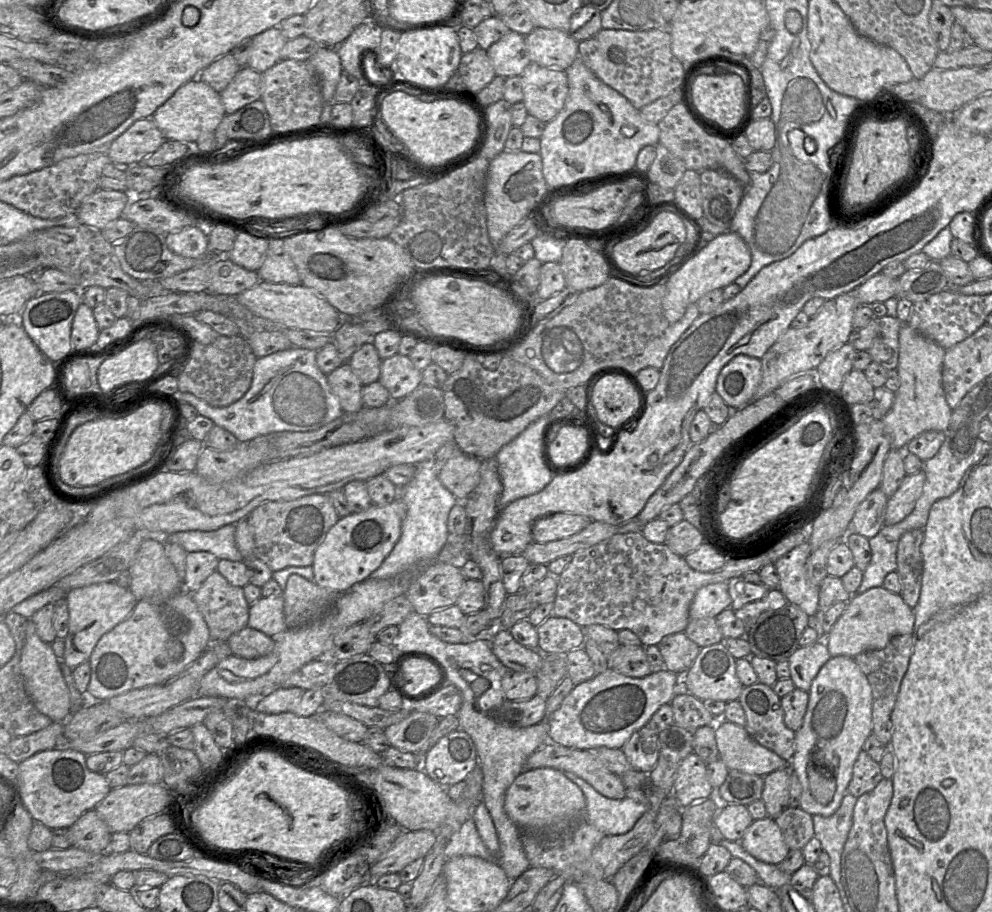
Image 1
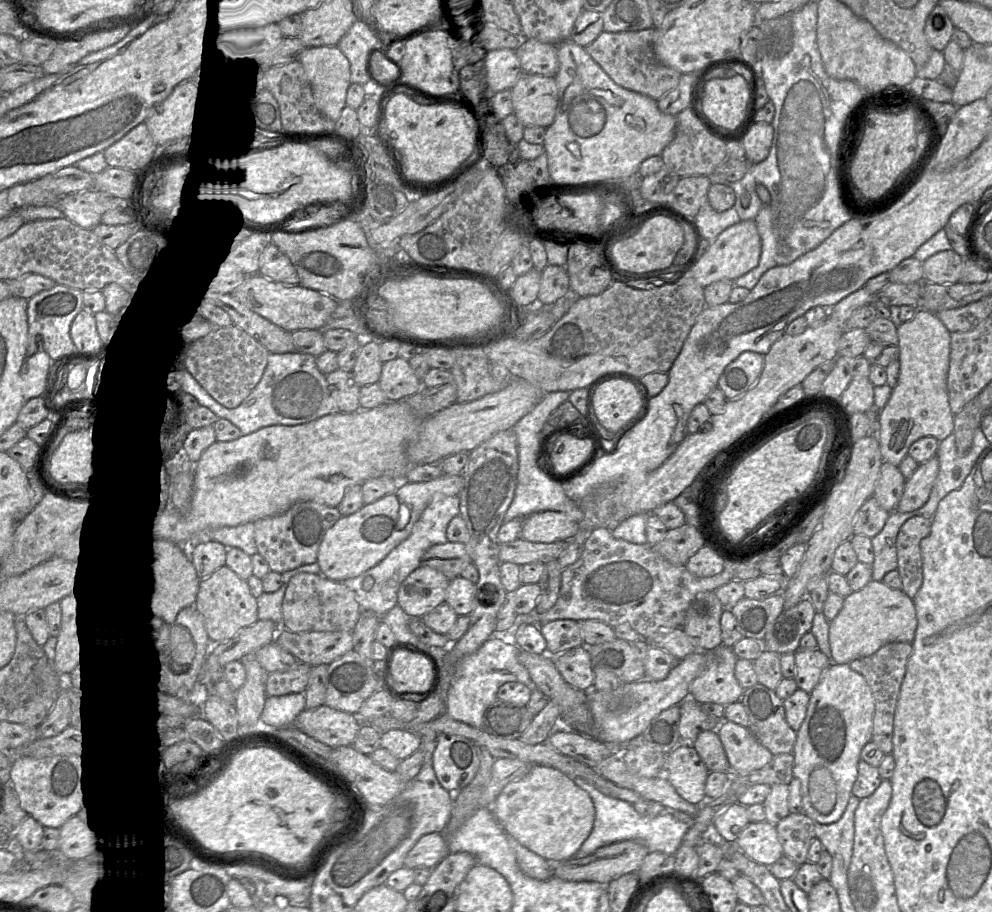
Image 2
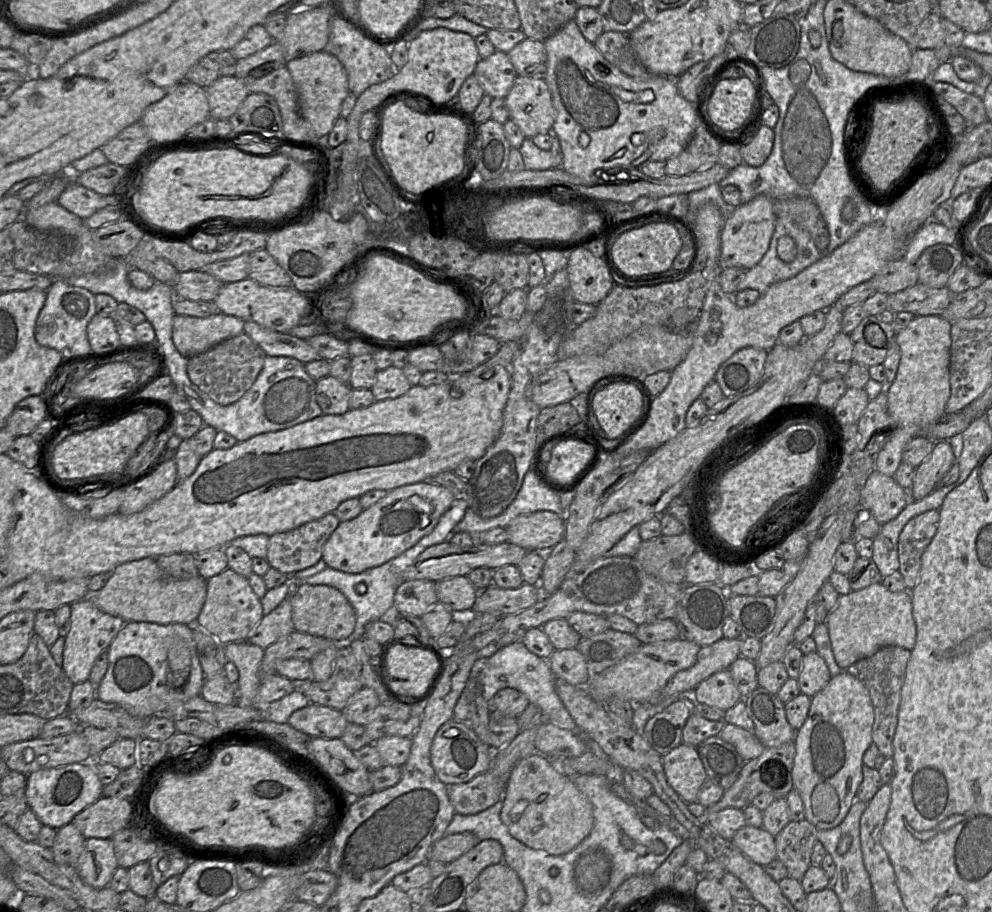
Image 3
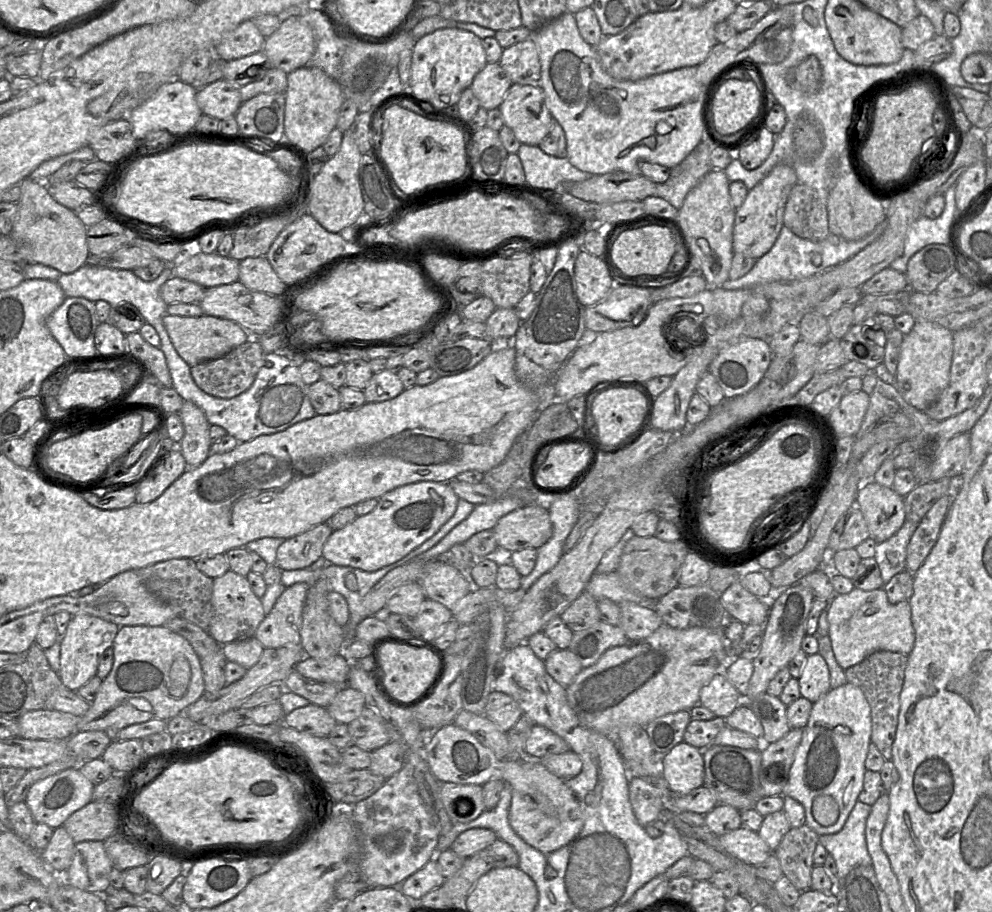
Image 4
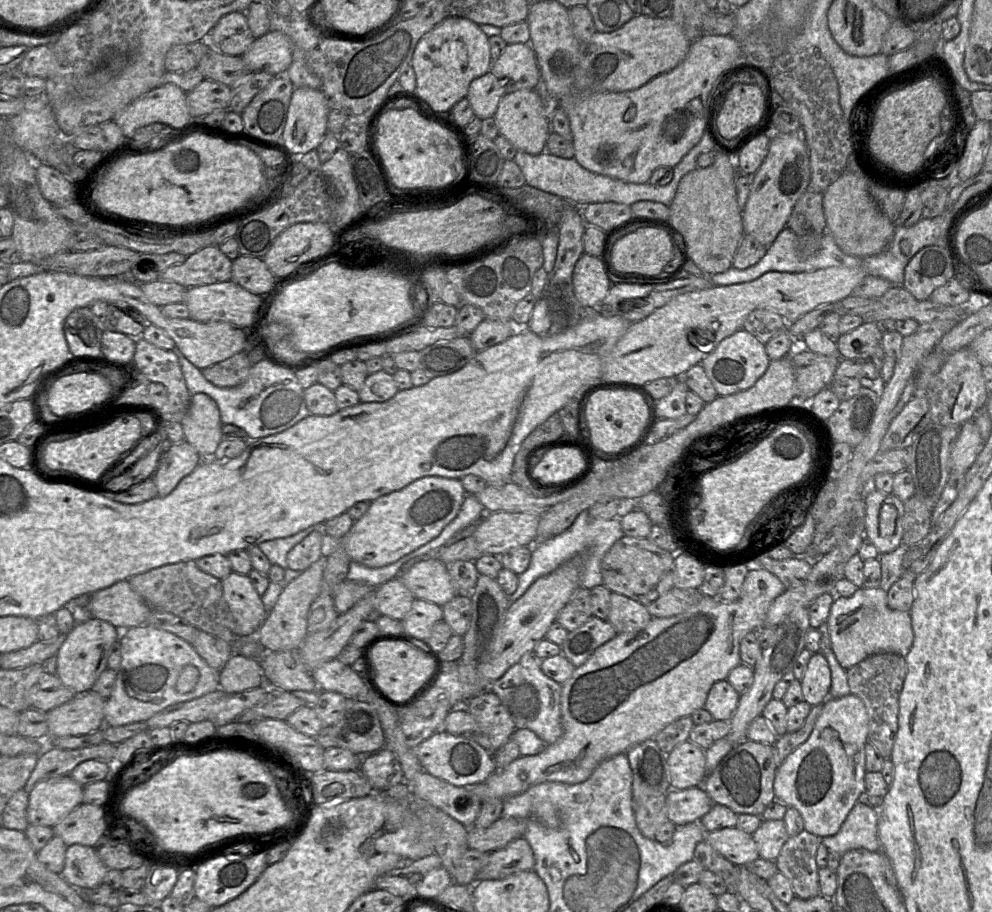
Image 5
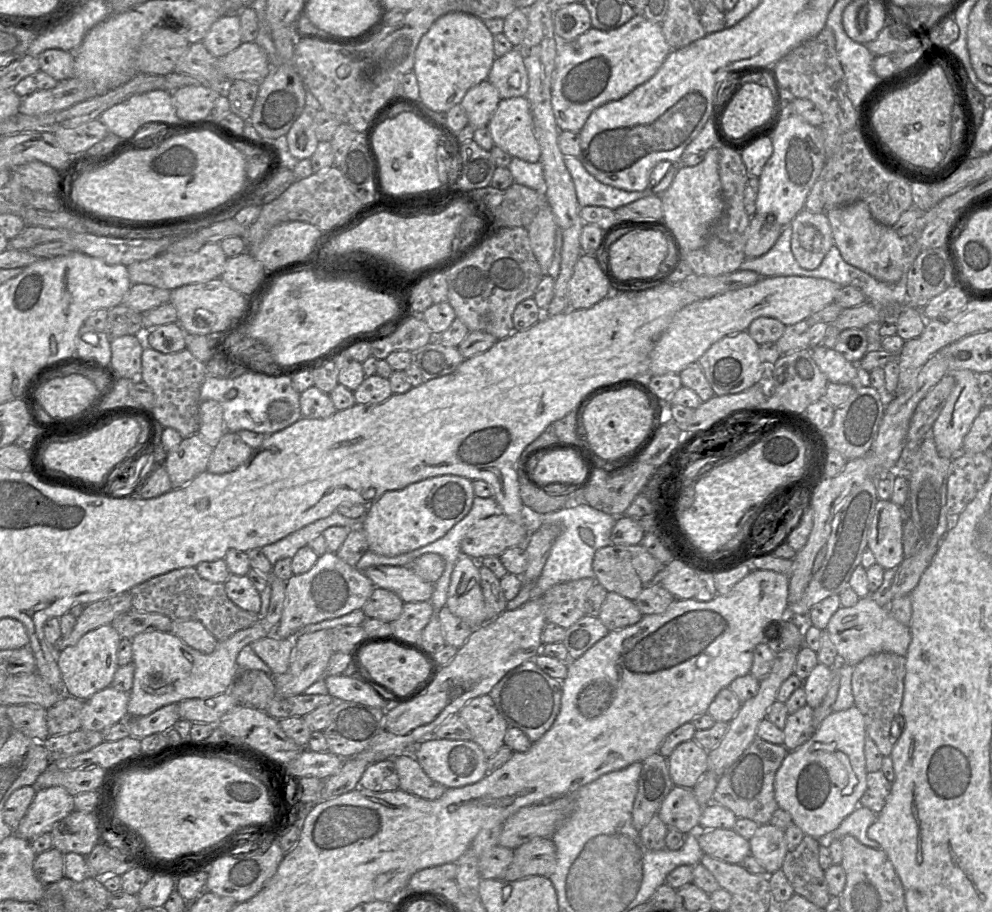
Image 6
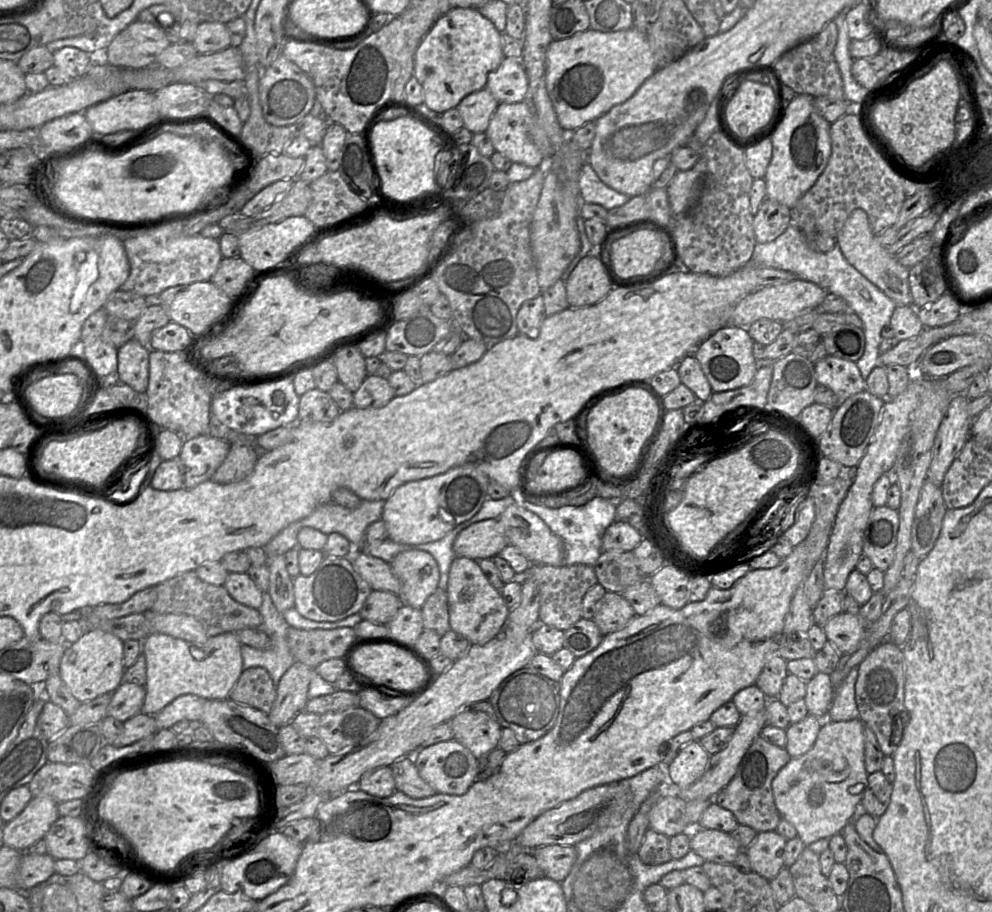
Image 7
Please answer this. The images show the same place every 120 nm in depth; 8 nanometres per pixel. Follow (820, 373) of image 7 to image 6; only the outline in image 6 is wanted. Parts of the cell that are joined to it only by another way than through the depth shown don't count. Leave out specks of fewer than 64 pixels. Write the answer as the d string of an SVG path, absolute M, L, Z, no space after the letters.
M822 345L810 349L814 362L825 374L829 382L842 384L857 384L858 365L844 358L834 348Z

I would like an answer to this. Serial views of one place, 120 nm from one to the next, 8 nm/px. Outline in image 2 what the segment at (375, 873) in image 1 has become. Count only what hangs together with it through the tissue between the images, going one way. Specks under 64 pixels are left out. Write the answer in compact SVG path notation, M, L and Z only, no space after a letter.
M444 833L425 834L407 853L403 867L411 869L419 866L434 868L447 855L448 845Z

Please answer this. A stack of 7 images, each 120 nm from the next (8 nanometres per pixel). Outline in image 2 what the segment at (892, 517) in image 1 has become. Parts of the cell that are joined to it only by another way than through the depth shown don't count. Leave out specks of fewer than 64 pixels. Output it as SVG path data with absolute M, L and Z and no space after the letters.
M936 455L920 464L912 477L906 481L896 511L900 513L913 512L923 507L929 499L938 473L939 460Z

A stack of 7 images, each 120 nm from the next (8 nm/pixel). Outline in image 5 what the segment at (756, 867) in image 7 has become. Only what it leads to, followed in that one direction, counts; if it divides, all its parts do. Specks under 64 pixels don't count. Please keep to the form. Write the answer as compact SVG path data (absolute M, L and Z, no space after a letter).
M762 820L752 837L758 846L760 857L776 861L789 835L783 820Z

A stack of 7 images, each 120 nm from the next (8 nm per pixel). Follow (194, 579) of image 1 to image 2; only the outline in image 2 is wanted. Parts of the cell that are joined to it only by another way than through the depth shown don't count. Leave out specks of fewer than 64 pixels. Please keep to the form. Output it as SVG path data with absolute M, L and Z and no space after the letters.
M195 542L189 546L189 558L199 580L225 565L227 548L219 542Z

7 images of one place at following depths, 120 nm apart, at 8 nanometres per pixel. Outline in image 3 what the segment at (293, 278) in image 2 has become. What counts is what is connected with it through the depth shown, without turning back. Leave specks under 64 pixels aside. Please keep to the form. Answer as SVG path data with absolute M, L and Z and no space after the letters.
M265 248L251 253L249 278L270 288L286 288L292 286L290 276Z

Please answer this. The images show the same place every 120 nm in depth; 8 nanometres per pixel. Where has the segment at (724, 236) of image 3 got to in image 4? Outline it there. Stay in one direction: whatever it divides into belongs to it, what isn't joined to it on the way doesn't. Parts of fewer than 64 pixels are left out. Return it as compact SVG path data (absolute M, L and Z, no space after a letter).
M778 164L761 182L749 190L743 204L735 213L734 253L759 259L772 248L784 226L783 216L789 193L797 183L794 169L786 164Z

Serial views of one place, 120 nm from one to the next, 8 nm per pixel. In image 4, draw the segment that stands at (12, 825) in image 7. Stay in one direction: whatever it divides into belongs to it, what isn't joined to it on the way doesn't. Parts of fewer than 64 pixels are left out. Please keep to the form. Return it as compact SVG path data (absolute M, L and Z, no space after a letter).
M78 767L63 770L34 783L28 791L26 805L36 823L44 823L55 829L63 825L74 812L92 801L93 785Z

